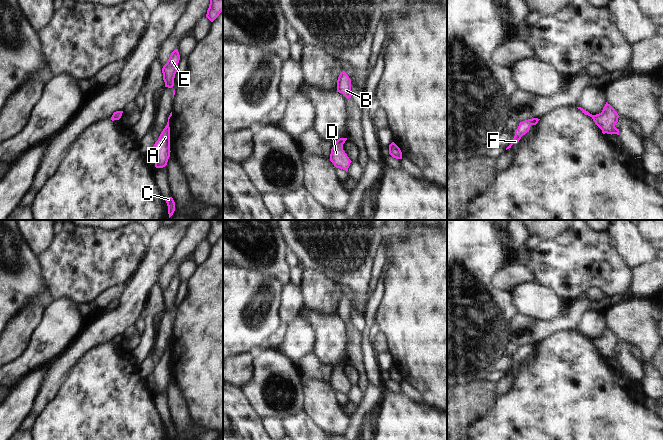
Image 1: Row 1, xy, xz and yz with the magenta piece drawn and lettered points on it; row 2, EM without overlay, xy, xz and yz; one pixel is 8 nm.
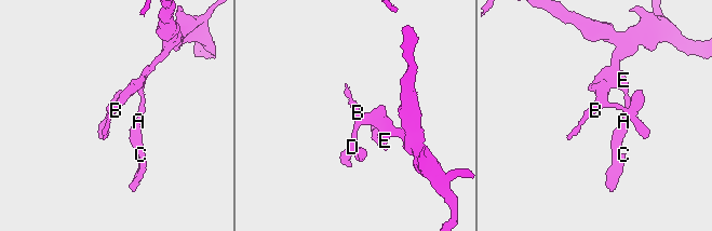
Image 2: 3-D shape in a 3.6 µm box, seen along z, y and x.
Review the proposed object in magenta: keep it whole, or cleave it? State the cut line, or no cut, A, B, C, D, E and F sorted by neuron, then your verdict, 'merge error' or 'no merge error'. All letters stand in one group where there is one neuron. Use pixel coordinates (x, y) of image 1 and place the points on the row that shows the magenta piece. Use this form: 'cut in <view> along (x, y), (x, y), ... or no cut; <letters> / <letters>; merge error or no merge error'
no cut; A B C D E F; no merge error

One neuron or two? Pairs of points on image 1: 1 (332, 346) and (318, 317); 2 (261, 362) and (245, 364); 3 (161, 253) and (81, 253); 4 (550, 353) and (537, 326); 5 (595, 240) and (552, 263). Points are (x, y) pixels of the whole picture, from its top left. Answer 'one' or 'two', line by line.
1: one
2: two
3: two
4: two
5: one

